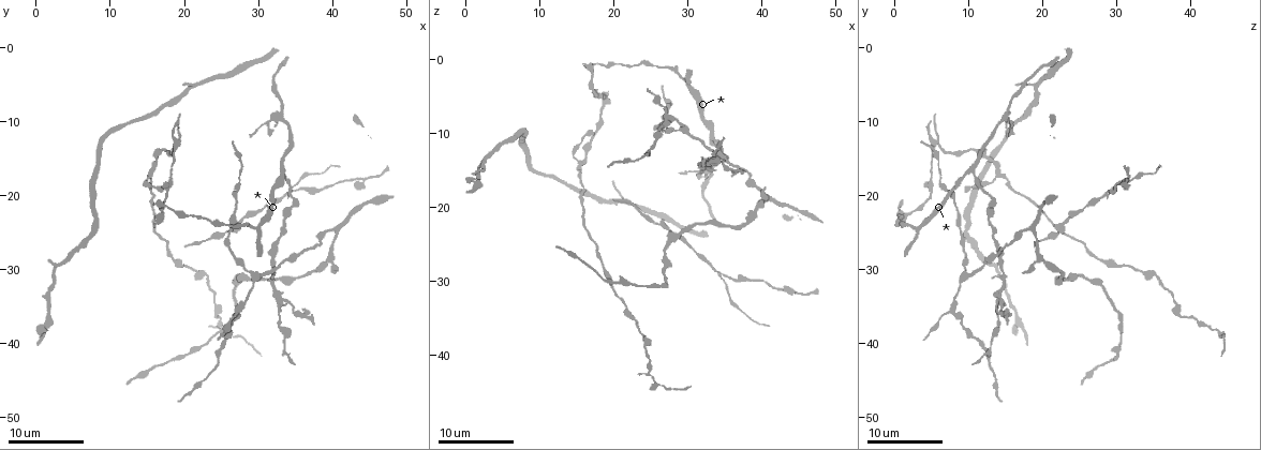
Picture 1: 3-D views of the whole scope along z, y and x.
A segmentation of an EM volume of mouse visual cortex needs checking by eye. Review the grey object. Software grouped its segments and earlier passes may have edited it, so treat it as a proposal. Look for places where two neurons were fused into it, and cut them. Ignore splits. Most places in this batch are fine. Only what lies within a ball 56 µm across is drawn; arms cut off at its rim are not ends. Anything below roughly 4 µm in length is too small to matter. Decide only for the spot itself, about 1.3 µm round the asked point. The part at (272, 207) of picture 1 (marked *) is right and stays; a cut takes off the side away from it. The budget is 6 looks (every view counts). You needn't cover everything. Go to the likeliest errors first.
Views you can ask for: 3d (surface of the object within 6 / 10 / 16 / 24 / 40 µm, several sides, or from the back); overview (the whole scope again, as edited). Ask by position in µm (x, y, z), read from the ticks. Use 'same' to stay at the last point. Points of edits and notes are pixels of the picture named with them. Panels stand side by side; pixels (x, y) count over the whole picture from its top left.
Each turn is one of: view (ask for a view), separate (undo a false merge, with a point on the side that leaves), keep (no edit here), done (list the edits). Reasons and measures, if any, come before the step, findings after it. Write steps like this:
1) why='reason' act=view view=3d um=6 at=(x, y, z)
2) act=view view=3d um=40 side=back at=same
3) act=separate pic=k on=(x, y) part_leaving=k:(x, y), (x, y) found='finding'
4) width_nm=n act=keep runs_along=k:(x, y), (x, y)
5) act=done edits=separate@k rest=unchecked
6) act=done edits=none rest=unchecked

why='branch point' act=view view=3d um=10 at=(34.5, 19.5, 29.5)

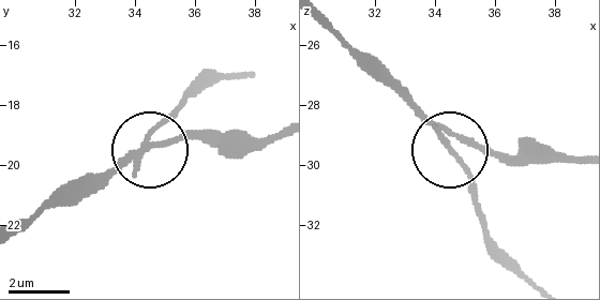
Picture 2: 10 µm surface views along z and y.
arms=3 act=keep found='one neuron here'

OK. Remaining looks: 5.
why='thin arm on a thick one' act=view view=3d um=10 at=(27.5, 36.0, 7.5)

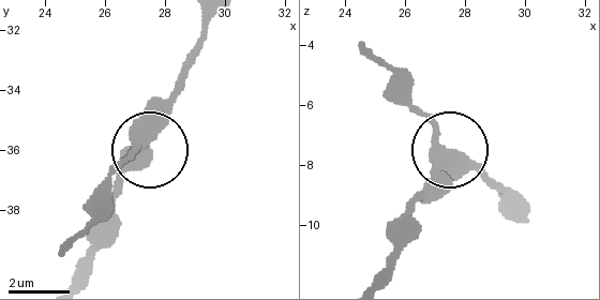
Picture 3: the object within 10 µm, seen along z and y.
act=view view=3d um=6 at=(27.1, 35.7, 7.6)

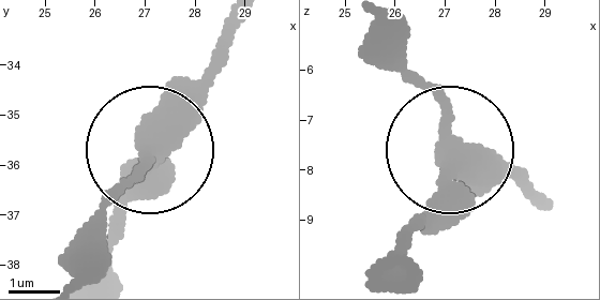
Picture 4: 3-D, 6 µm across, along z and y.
side_arm_um=6 act=keep runs_along=4:(237, 29), (138, 182), (79, 242) found='one neuron here'

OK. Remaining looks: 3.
why='arms part here' act=view view=3d um=6 at=(33.5, 16.5, 11.0)

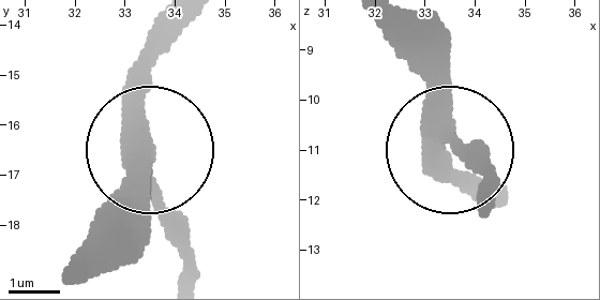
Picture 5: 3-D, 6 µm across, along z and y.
width_nm=320 act=keep found='one neuron here'

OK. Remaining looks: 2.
act=done edits=none rest=unchecked

